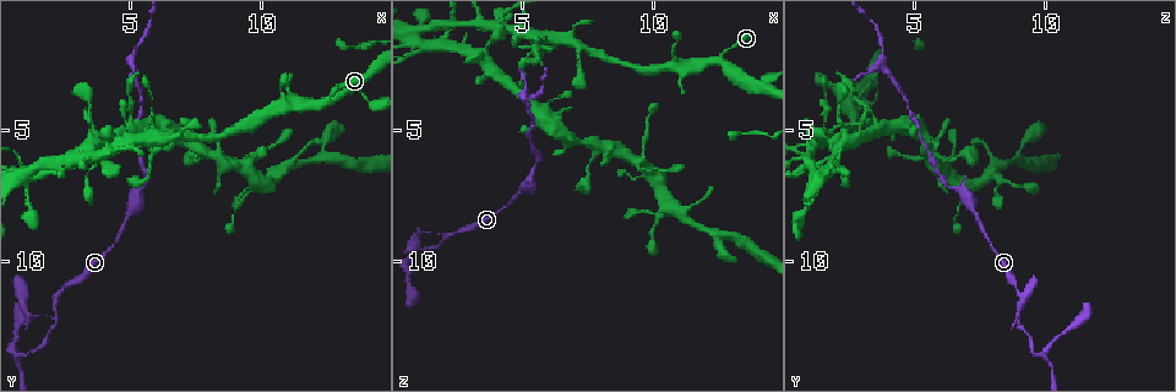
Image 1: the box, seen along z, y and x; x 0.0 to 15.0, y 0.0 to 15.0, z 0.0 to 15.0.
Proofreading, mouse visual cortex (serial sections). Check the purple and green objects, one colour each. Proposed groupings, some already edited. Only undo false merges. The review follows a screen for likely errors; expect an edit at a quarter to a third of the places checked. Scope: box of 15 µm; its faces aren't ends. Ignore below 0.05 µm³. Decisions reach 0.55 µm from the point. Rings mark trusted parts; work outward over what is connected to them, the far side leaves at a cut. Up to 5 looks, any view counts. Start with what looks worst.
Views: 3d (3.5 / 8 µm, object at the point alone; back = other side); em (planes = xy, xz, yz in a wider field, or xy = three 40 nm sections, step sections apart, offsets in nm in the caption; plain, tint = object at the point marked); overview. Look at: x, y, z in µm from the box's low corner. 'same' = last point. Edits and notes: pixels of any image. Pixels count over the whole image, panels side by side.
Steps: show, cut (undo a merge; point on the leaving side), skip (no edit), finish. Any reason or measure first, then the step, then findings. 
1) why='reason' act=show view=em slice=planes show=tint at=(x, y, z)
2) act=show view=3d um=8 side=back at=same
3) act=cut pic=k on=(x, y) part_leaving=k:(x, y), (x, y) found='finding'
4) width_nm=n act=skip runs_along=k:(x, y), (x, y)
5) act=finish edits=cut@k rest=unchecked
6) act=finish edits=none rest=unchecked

why='a fork' act=show view=3d um=8 at=(2.1, 12.1, 9.0)

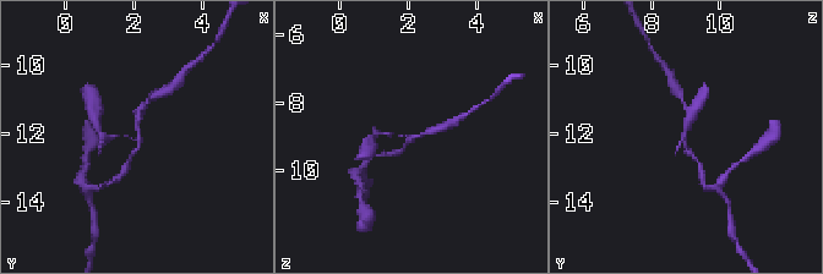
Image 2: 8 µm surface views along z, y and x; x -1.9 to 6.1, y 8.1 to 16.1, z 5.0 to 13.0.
arms=3 arm_widths_nm=150,150,150 act=show view=em slice=xy step=1 show=tint at=(2.1, 12.2, 9.0)

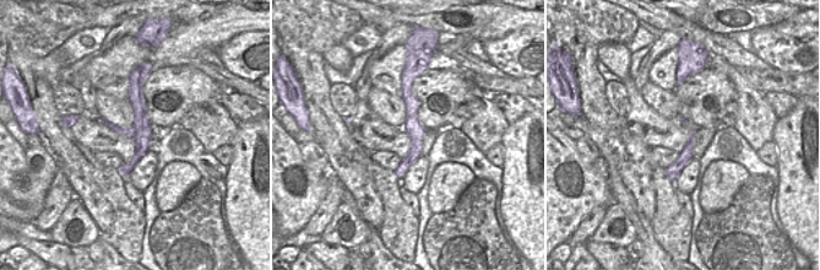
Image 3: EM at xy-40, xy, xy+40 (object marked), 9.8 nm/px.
act=cut pic=2 on=(105, 138) found='two cells meet here'

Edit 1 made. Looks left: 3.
act=show view=overview

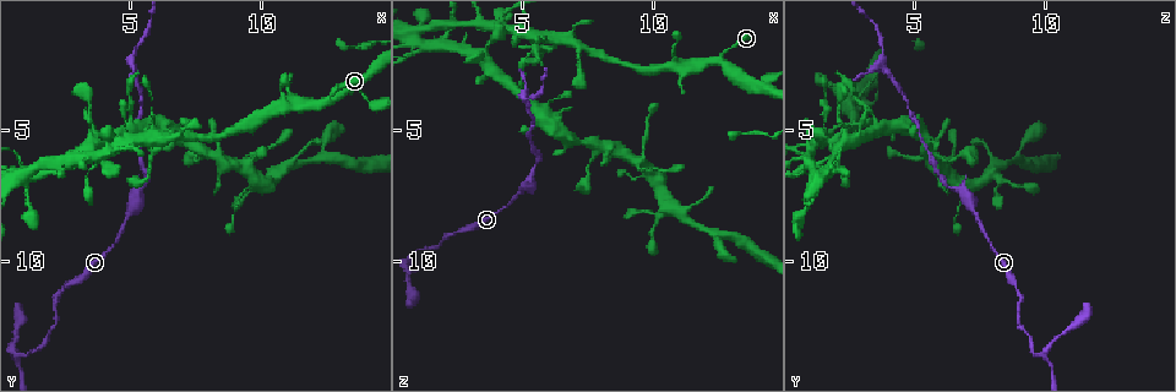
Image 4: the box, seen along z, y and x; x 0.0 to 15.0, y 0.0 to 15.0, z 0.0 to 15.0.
act=show view=3d um=3.5 at=(10.9, 3.7, 2.3)

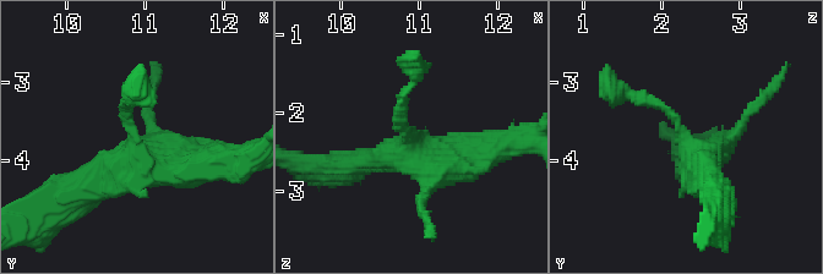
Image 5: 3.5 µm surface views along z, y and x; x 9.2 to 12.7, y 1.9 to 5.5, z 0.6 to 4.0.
why='now the EM' act=show view=em slice=planes show=tint at=(10.80, 3.70, 2.30)

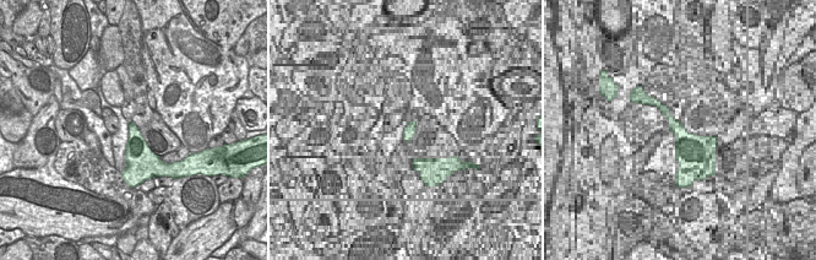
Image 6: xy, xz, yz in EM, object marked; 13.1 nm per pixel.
act=skip found='all the same cell'

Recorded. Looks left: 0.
act=finish edits=cut@2 rest=unchecked

